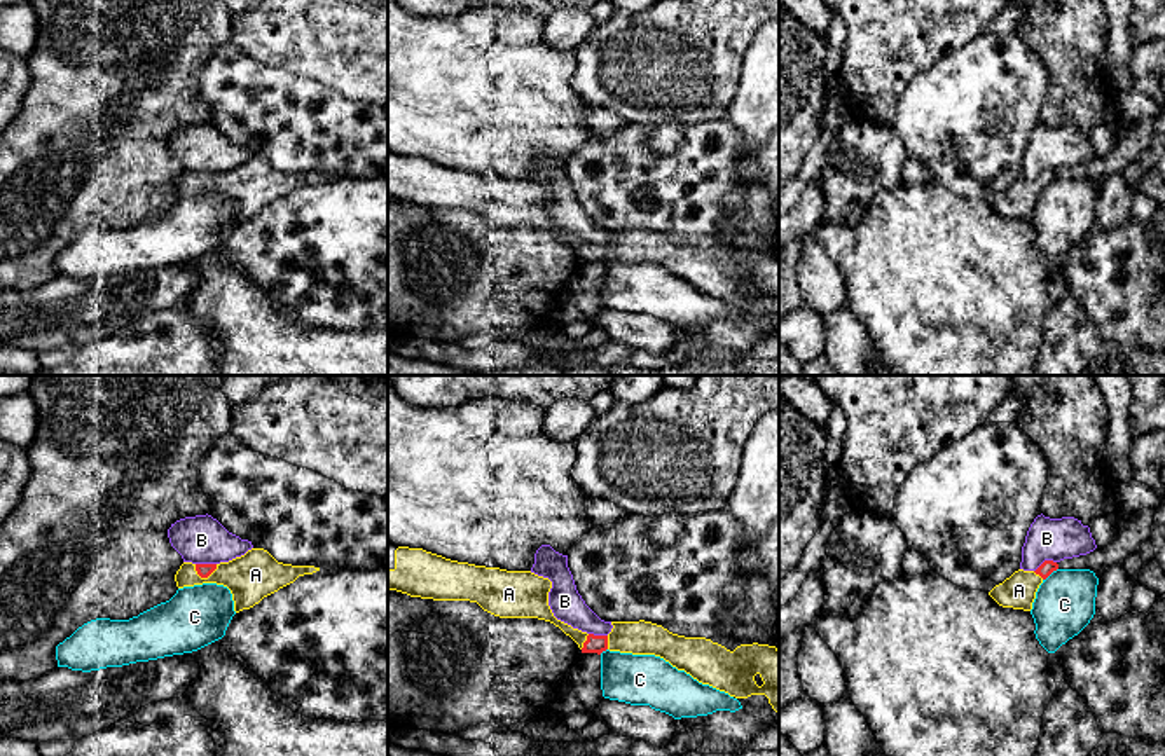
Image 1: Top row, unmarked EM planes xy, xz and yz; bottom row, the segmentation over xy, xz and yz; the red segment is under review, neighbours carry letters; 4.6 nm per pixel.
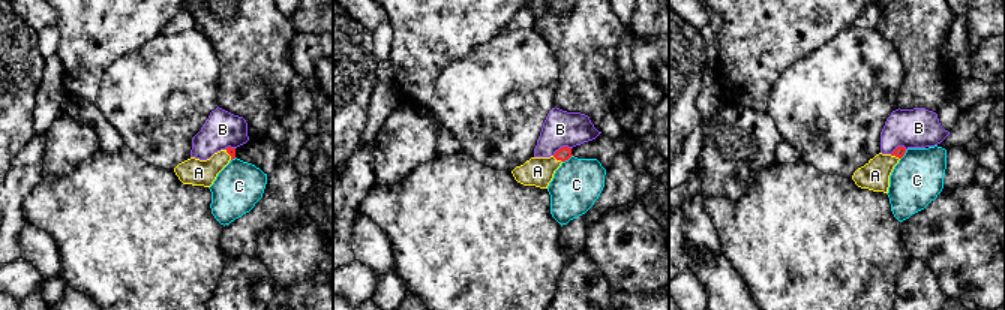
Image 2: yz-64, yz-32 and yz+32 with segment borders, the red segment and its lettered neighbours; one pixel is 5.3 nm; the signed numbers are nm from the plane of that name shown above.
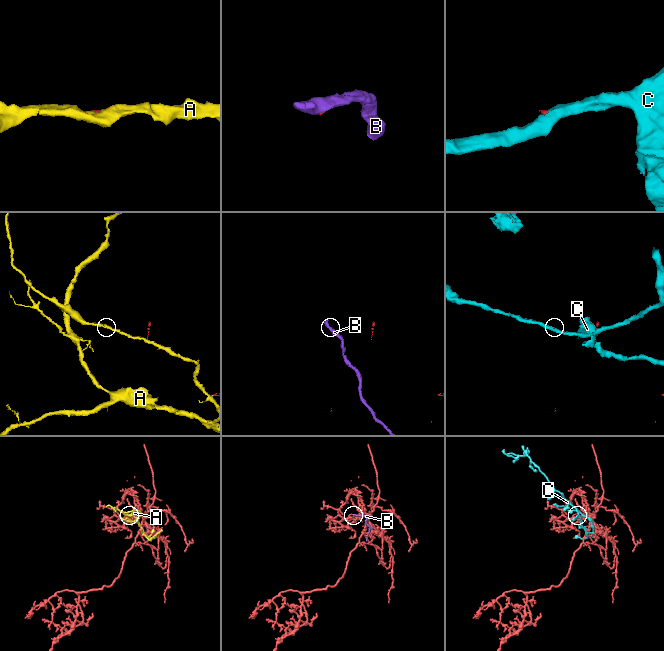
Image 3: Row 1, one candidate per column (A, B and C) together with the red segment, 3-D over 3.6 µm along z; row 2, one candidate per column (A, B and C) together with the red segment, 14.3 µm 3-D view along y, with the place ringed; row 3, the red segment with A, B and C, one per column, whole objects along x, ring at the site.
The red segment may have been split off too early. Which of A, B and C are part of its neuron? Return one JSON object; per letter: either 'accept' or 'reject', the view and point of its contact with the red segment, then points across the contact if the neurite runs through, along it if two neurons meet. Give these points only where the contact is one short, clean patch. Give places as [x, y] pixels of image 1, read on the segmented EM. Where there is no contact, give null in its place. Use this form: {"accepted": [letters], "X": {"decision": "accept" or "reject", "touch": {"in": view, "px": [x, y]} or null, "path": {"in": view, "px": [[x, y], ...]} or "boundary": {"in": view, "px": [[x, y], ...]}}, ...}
{"accepted": ["A"], "A": {"decision": "accept", "touch": {"in": "xy", "px": [206, 577]}}, "B": {"decision": "reject", "touch": {"in": "yz", "px": [1045, 561]}, "boundary": {"in": "yz", "px": [[1055, 561], [1045, 561], [1034, 571]]}}, "C": {"decision": "reject", "touch": {"in": "yz", "px": [1050, 573]}, "boundary": {"in": "yz", "px": [[1057, 568], [1043, 580]]}}}

